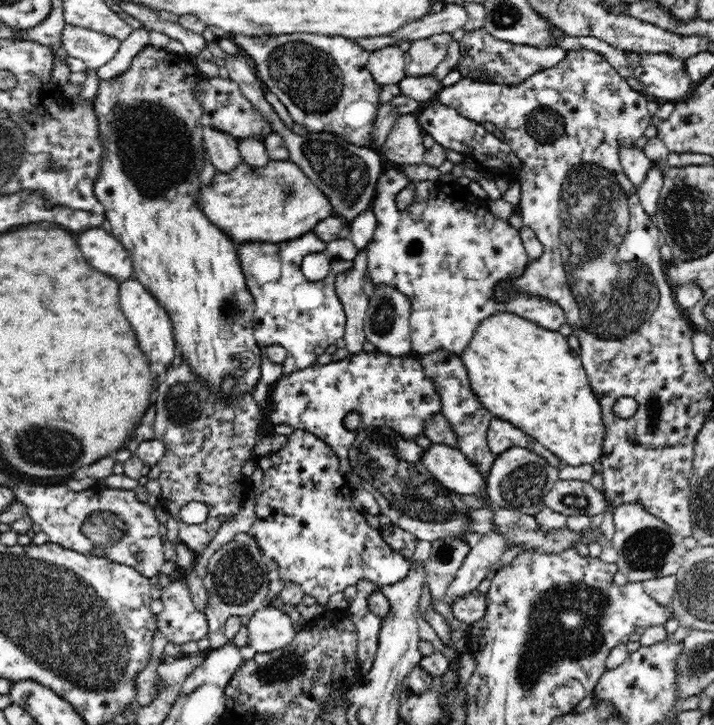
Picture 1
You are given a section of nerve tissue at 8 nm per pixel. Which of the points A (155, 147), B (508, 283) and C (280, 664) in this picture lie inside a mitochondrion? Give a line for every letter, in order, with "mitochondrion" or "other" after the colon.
A: mitochondrion
B: other
C: mitochondrion

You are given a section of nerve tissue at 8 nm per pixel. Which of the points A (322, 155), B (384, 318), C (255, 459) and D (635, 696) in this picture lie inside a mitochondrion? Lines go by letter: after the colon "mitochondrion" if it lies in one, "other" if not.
A: mitochondrion
B: mitochondrion
C: other
D: other

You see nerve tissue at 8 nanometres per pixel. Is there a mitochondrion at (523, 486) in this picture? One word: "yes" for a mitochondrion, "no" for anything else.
yes

